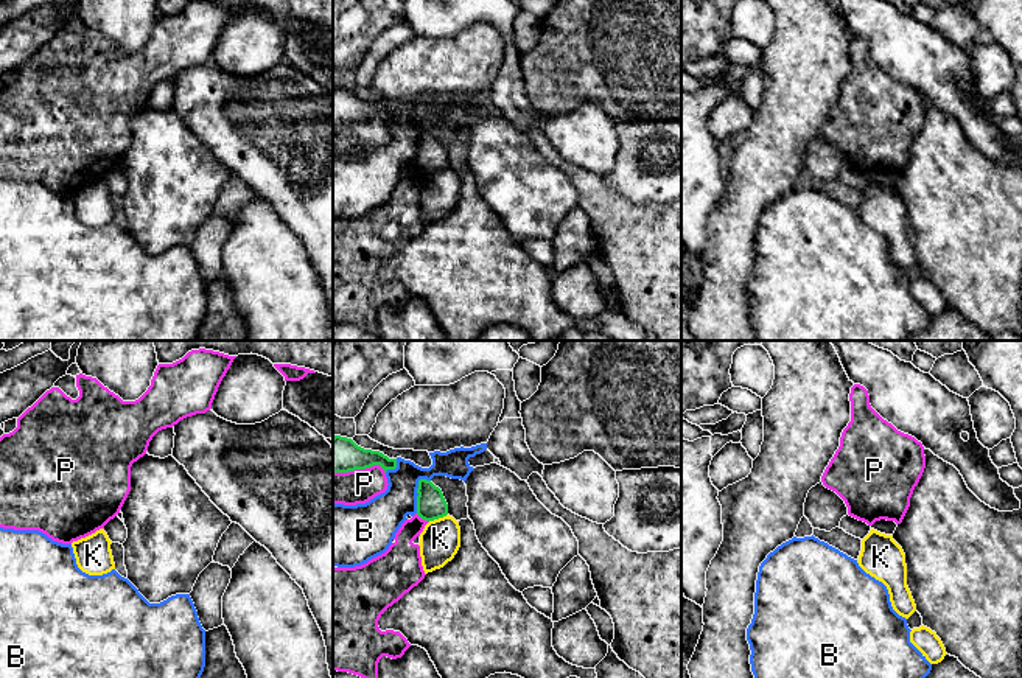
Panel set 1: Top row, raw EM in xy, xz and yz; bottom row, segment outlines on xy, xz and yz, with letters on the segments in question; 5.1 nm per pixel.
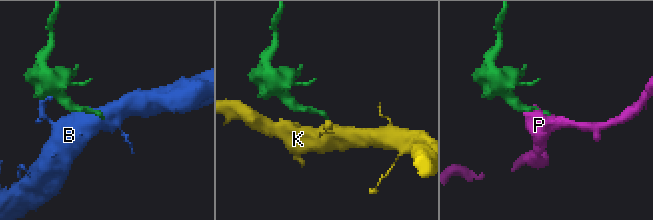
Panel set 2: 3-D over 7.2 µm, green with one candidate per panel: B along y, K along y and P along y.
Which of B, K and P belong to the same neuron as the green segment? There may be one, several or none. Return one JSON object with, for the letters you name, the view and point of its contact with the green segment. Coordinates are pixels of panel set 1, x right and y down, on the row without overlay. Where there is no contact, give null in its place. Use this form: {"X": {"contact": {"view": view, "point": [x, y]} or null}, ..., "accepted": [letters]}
{"accepted": []}

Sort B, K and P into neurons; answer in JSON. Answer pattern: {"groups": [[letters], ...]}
{"groups": [["B"], ["K"], ["P"]]}

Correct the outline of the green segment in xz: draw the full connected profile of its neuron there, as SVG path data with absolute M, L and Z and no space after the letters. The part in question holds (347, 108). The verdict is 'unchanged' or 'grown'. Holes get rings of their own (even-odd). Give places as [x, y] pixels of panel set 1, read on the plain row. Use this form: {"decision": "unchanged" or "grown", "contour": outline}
{"decision": "unchanged", "contour": "M333 89L333 124L348 124L380 117L384 124L397 120L397 110L389 110L380 103L364 101L352 90Z"}

